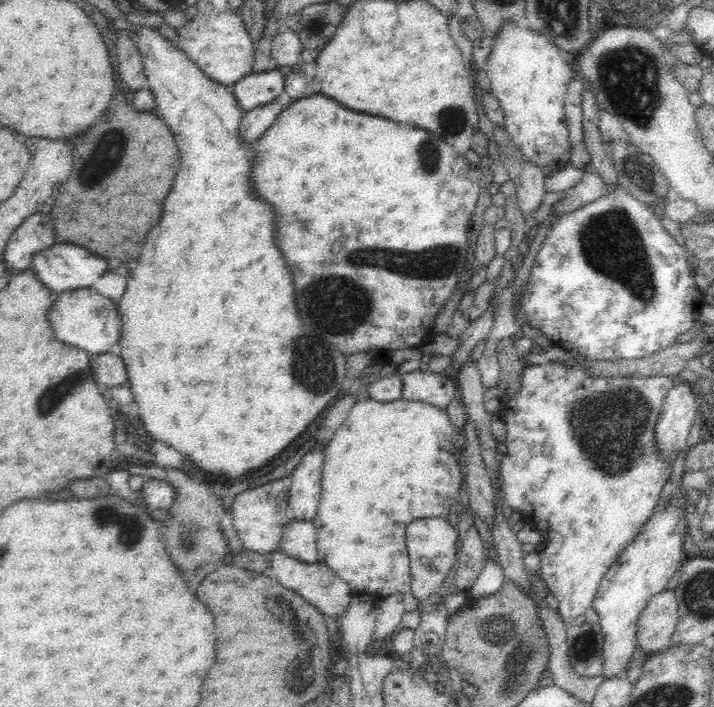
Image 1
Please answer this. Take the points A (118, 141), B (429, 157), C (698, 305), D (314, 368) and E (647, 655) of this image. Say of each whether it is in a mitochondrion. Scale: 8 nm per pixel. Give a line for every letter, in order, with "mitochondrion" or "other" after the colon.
A: other
B: mitochondrion
C: other
D: mitochondrion
E: other

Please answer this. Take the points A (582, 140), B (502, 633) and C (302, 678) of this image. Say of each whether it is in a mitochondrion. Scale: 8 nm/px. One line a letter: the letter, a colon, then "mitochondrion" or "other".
A: other
B: mitochondrion
C: mitochondrion

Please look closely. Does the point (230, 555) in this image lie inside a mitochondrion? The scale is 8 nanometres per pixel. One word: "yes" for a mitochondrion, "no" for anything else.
no

